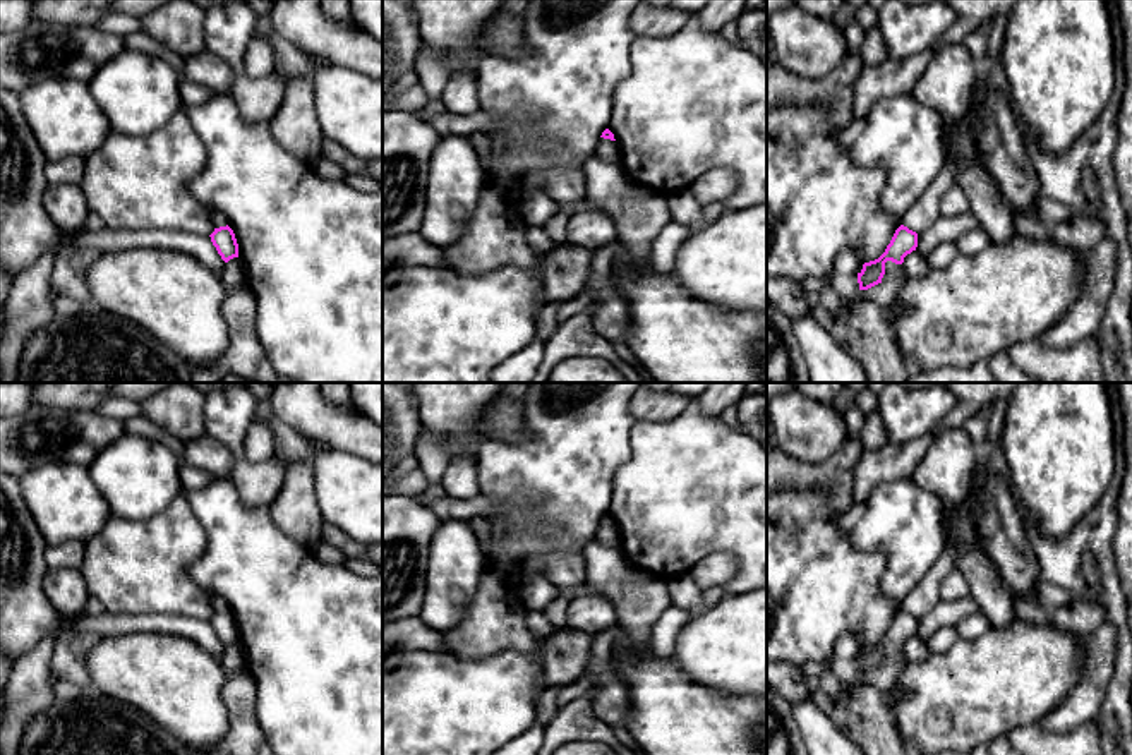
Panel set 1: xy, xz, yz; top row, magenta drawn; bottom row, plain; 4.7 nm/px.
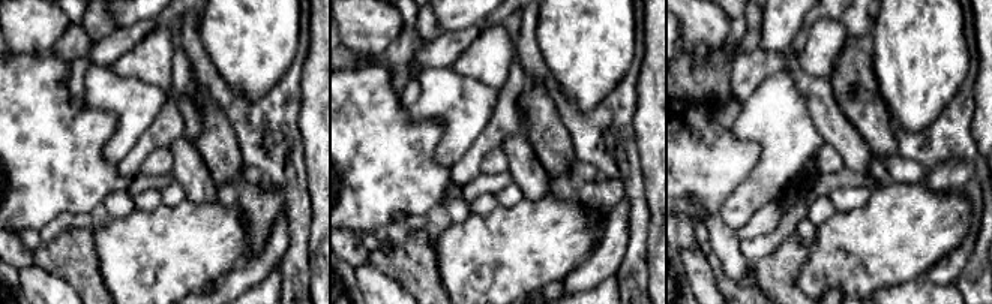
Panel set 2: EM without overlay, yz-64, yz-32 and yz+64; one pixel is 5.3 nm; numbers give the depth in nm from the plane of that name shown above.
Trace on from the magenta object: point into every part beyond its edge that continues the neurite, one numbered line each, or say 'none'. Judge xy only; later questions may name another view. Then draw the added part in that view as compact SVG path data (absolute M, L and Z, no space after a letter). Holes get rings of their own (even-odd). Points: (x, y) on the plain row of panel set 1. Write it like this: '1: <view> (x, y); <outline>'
none

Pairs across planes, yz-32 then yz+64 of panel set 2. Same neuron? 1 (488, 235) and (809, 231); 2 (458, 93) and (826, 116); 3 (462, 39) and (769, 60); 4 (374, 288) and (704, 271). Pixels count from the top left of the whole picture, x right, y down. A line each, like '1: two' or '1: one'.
1: two
2: two
3: one
4: one

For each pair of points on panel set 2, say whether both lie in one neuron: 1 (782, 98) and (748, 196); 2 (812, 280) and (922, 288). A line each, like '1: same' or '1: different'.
1: same
2: different

